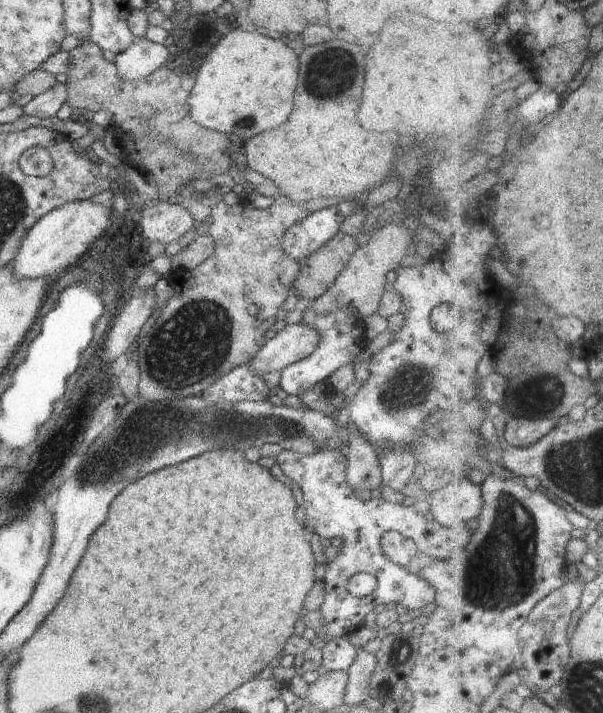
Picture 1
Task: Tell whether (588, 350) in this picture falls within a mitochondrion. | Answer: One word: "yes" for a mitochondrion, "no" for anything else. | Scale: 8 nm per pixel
no

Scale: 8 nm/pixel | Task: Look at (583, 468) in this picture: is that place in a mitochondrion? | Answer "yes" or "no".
yes

